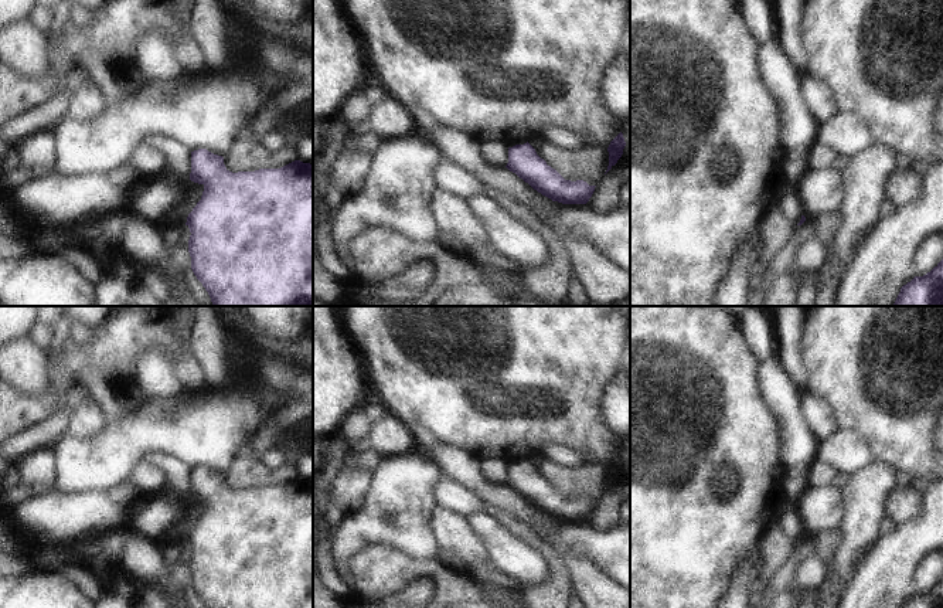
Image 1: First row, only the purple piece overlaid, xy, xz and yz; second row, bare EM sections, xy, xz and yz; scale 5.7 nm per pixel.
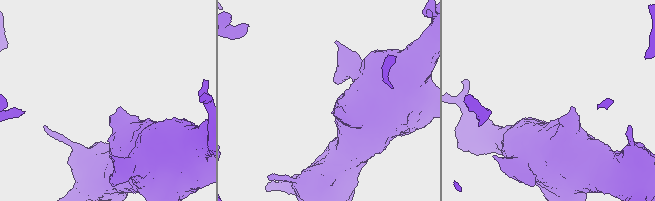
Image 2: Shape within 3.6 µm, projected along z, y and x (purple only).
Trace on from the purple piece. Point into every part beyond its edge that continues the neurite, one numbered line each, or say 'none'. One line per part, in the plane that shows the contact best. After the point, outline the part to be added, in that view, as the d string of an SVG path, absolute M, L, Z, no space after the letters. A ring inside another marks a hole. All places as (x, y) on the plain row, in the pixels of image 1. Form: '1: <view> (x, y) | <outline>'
none

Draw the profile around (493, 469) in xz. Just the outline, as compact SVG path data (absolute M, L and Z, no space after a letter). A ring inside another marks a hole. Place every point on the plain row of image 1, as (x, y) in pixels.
M494 456L480 459L481 476L493 483L505 485L508 480L508 465Z

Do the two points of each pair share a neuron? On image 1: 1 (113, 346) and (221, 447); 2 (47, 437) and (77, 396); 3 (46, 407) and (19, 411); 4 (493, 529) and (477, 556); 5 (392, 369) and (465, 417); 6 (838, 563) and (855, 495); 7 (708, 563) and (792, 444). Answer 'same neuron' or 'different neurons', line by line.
1: different neurons
2: same neuron
3: same neuron
4: different neurons
5: same neuron
6: same neuron
7: different neurons

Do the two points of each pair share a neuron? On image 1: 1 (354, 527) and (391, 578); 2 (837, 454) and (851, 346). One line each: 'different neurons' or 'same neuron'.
1: different neurons
2: different neurons

